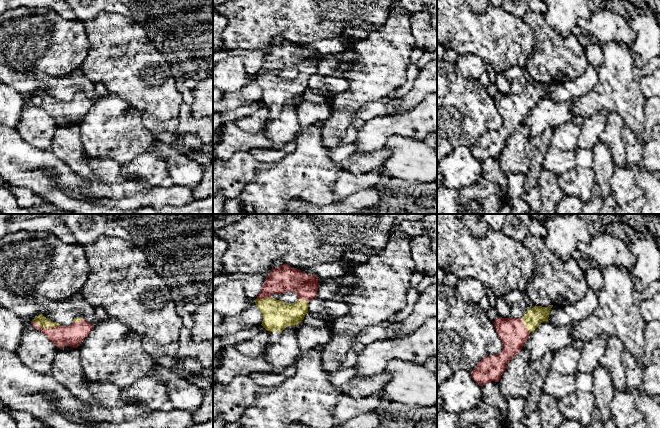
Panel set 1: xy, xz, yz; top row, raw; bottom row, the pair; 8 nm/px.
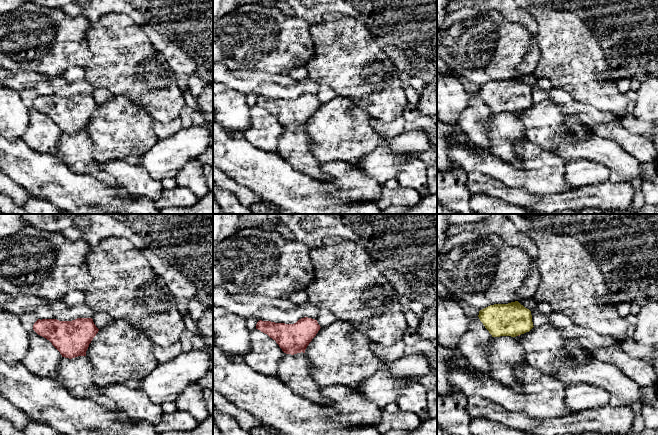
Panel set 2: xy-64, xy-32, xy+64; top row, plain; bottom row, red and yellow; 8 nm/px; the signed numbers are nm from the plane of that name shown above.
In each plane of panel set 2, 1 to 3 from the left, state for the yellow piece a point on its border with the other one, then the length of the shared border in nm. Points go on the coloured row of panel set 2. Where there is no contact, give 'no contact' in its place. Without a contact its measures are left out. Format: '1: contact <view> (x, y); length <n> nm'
1: no contact
2: no contact
3: no contact

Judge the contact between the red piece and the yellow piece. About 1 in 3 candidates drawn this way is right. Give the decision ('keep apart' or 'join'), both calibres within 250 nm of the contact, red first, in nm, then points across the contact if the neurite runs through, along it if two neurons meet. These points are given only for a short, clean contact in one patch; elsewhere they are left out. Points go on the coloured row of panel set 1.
join; calibres 180 and 90 nm; way xy (72, 335), (60, 335), (45, 328), (44, 322)

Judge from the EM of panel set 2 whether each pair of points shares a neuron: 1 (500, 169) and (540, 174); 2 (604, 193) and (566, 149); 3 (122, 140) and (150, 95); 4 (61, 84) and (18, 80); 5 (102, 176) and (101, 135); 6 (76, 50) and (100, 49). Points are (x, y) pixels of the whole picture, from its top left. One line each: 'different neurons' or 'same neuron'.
1: same neuron
2: different neurons
3: different neurons
4: same neuron
5: different neurons
6: different neurons

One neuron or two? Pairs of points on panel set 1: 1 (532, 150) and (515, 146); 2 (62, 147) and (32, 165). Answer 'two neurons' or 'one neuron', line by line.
1: two neurons
2: two neurons

